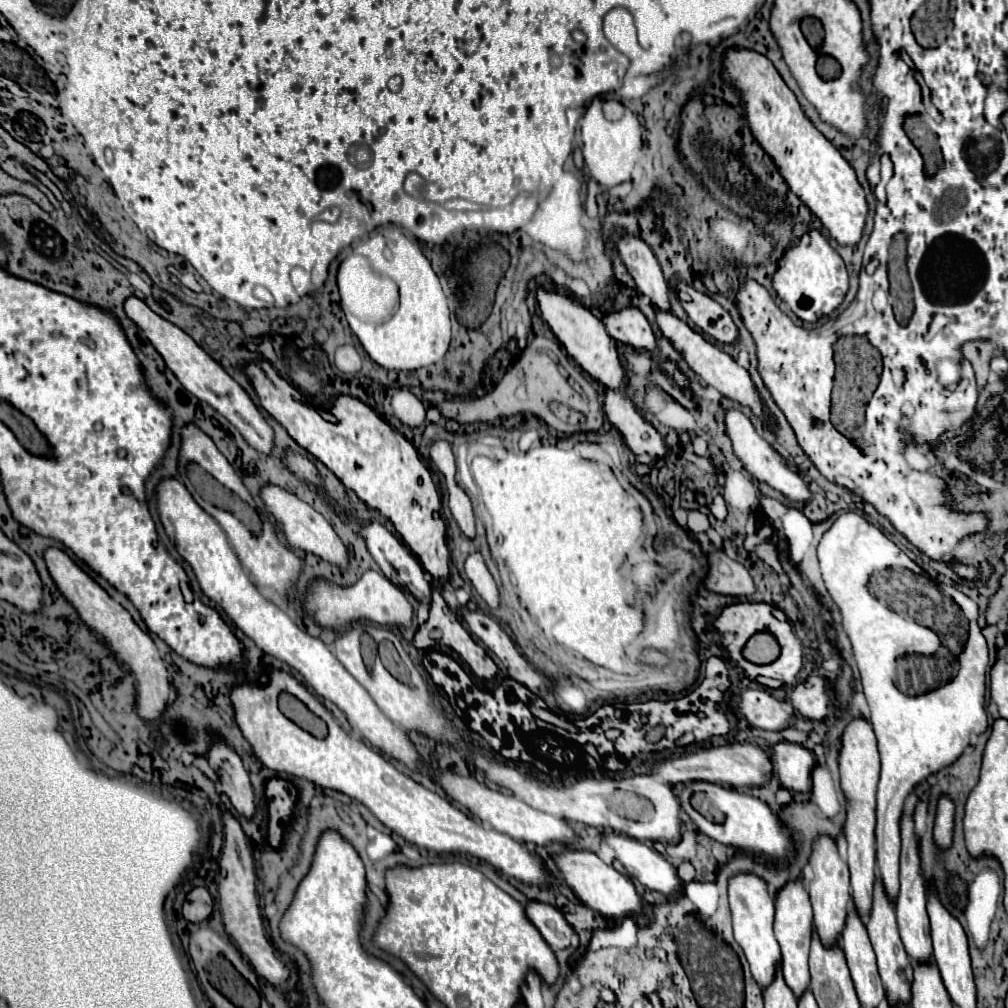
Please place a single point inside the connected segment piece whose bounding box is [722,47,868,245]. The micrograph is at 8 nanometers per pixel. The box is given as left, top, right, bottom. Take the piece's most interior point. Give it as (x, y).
(814, 169)

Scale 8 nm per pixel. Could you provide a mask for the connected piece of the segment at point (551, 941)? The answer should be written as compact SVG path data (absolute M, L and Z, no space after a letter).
M528 901L524 911L526 911L526 917L530 919L530 923L540 931L544 941L554 951L564 949L572 943L574 929L568 925L564 915L556 907L548 905L548 903L540 903L540 901Z

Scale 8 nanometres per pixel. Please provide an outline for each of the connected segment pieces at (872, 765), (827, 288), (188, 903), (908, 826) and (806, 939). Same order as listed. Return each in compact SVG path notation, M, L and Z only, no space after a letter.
M854 717L844 733L840 747L840 779L846 797L846 823L844 833L848 839L848 867L850 867L850 893L858 913L864 917L870 913L874 867L876 867L876 785L880 773L880 751L872 723L866 717Z
M810 229L794 241L782 255L778 269L772 275L772 285L778 297L804 321L816 321L820 315L832 313L848 291L848 273L842 257L830 247L820 231Z
M194 887L182 905L182 917L190 923L202 923L212 913L212 897L204 887Z
M902 815L902 857L900 857L900 891L896 897L896 919L900 929L900 939L906 947L906 953L912 961L930 961L932 959L932 939L930 939L930 919L926 911L926 881L920 873L920 845L916 837L914 819Z
M802 877L790 879L778 893L776 893L776 919L774 919L774 933L782 947L782 969L788 987L800 997L804 989L810 985L808 973L808 951L810 951L810 933L812 933L812 901L806 891Z

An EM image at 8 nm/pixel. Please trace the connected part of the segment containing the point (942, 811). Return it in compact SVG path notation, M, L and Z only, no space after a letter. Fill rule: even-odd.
M946 795L938 799L936 819L934 819L934 843L940 851L952 847L954 837L954 801Z

